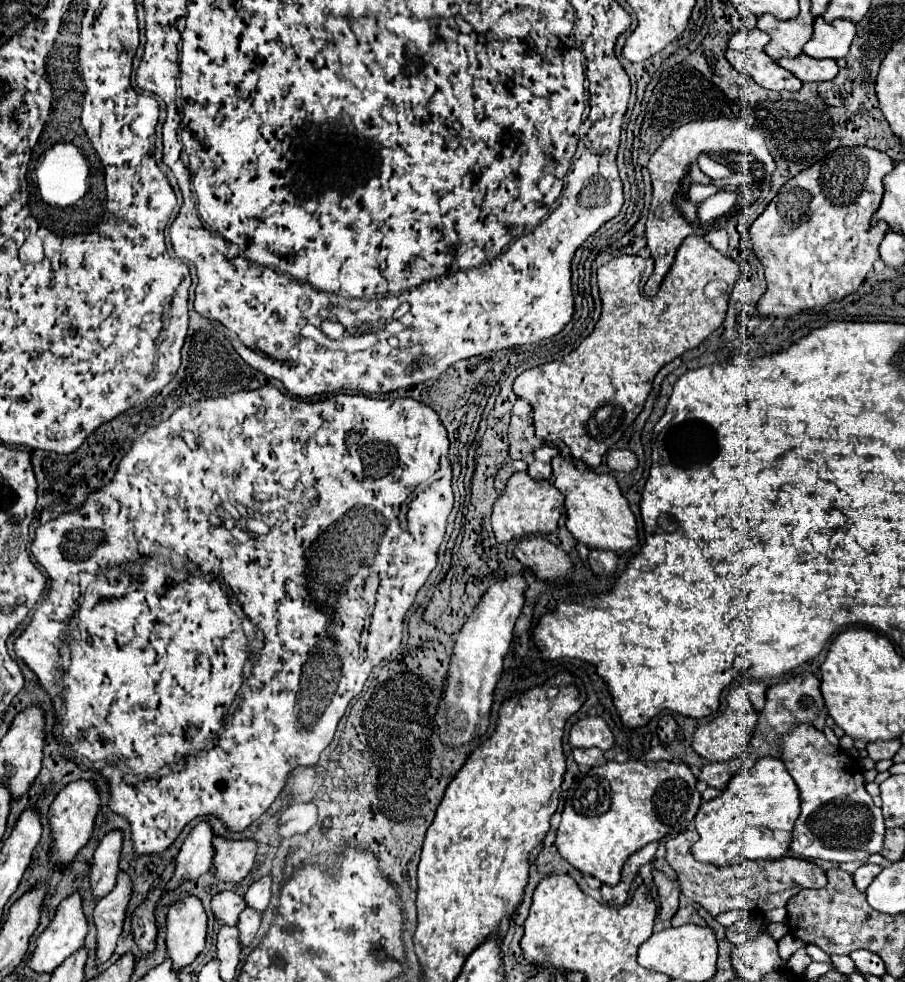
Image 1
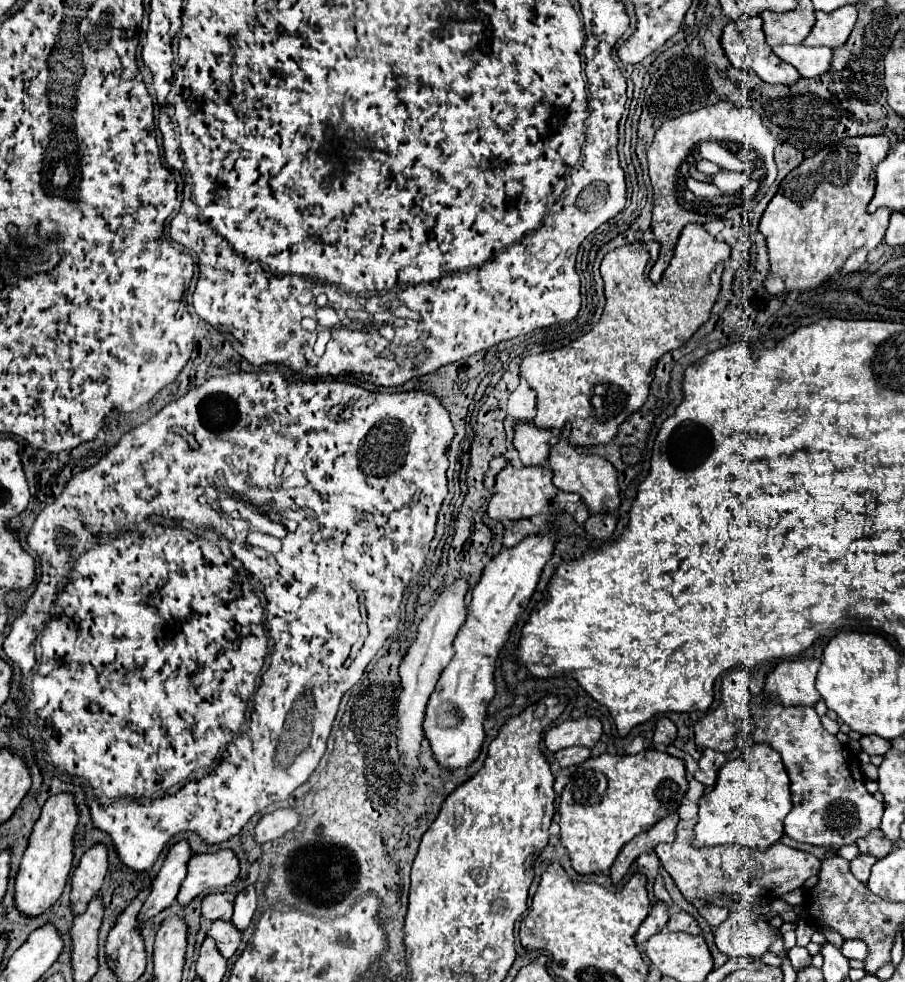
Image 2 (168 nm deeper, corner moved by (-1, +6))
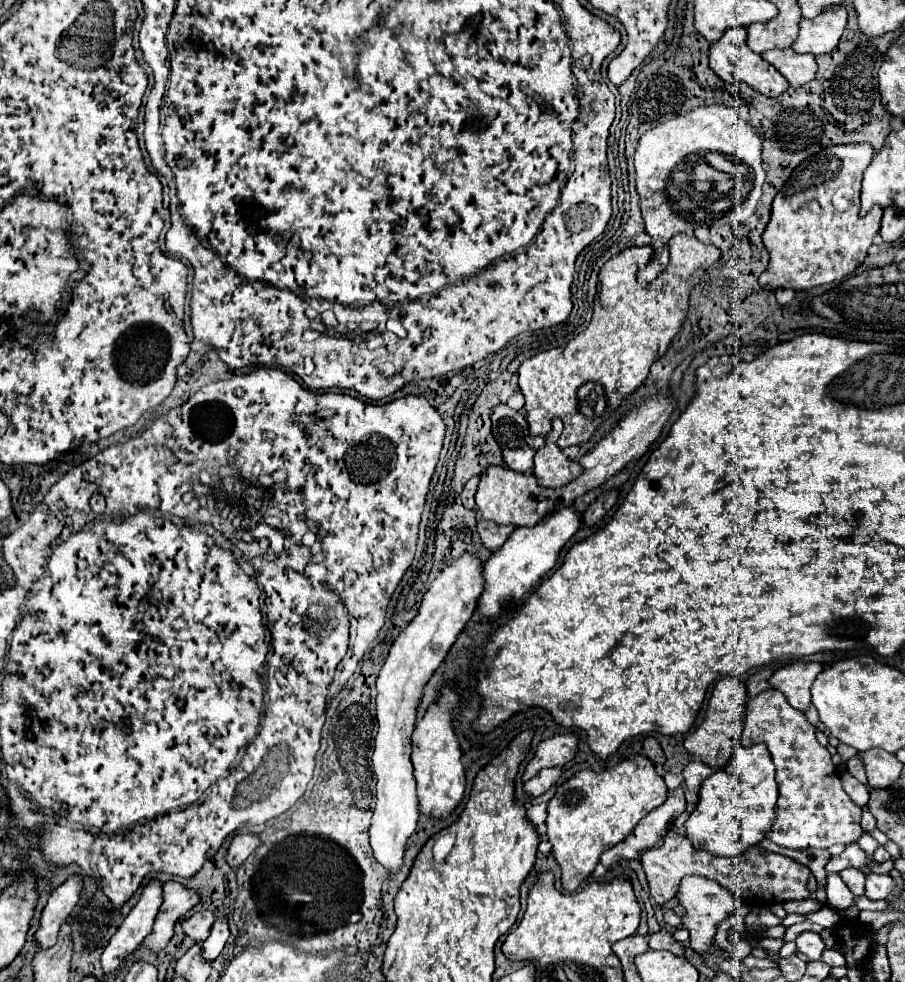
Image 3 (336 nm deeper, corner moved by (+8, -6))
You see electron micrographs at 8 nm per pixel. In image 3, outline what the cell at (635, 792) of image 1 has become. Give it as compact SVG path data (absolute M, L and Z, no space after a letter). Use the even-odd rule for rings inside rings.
M639 754L631 756L631 758L625 758L617 766L601 770L601 772L581 770L573 778L563 782L557 788L555 796L547 804L547 822L545 822L547 824L547 836L549 836L549 842L553 846L551 852L561 866L563 890L567 890L567 892L577 890L581 886L581 882L599 864L599 856L607 848L625 840L629 836L629 830L633 830L633 826L637 826L637 822L645 814L649 814L649 810L661 806L661 802L665 802L665 798L667 798L667 786L663 782L663 778L657 774L653 762L649 762L649 758L639 756Z

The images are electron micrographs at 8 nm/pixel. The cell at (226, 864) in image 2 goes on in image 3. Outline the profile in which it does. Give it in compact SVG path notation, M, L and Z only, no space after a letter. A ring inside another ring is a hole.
M167 882L163 886L163 904L155 918L153 934L143 942L143 948L149 952L161 952L167 942L173 938L173 926L199 902L197 892L183 888L179 882Z

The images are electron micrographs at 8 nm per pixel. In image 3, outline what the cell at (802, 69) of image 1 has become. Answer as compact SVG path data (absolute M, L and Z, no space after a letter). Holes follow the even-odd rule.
M793 48L785 50L767 50L761 54L763 60L773 64L787 80L791 86L801 86L807 84L815 78L817 72L817 62L813 54L799 54Z

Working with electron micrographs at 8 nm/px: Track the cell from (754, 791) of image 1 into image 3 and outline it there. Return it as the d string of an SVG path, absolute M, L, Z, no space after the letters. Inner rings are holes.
M765 744L735 746L727 768L713 772L701 782L699 802L685 822L693 848L713 856L733 858L761 842L773 826L777 802L775 764Z

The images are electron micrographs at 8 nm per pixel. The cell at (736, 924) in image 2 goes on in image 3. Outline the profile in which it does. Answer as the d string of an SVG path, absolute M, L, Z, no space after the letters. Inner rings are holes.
M685 876L683 882L679 884L677 900L679 900L679 906L685 910L681 916L681 926L689 930L689 942L695 952L709 950L715 936L715 924L719 924L725 918L725 914L731 914L737 910L737 898L733 898L733 894L729 894L717 882L705 880L701 876Z

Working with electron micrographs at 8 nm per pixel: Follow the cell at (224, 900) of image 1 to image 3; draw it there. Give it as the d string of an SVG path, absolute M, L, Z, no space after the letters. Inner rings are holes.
M203 910L203 912L195 912L193 916L185 918L181 926L189 938L201 944L205 940L205 934L209 934L209 926L213 926L213 922L215 922L215 914L209 910Z

